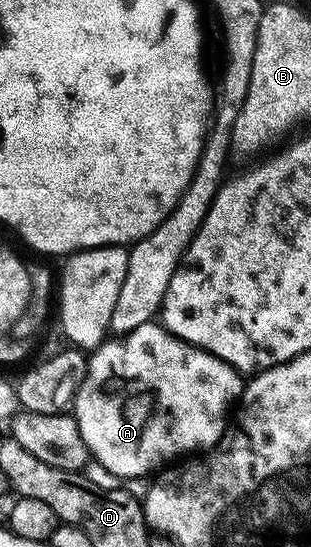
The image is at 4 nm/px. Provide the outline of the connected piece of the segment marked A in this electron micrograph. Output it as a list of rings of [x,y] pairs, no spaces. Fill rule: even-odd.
[[[150,321],[128,333],[112,336],[102,345],[90,350],[87,359],[87,374],[75,396],[73,416],[81,431],[81,439],[85,439],[85,447],[91,452],[94,464],[99,464],[105,472],[112,473],[115,477],[143,477],[146,473],[154,474],[156,471],[162,470],[168,463],[178,462],[188,455],[214,449],[215,444],[223,438],[223,432],[227,430],[229,414],[238,402],[239,396],[243,394],[244,384],[244,378],[229,363],[217,359],[217,355],[207,353],[204,349],[193,347],[188,341],[177,339],[169,330],[164,329],[162,324]]]

